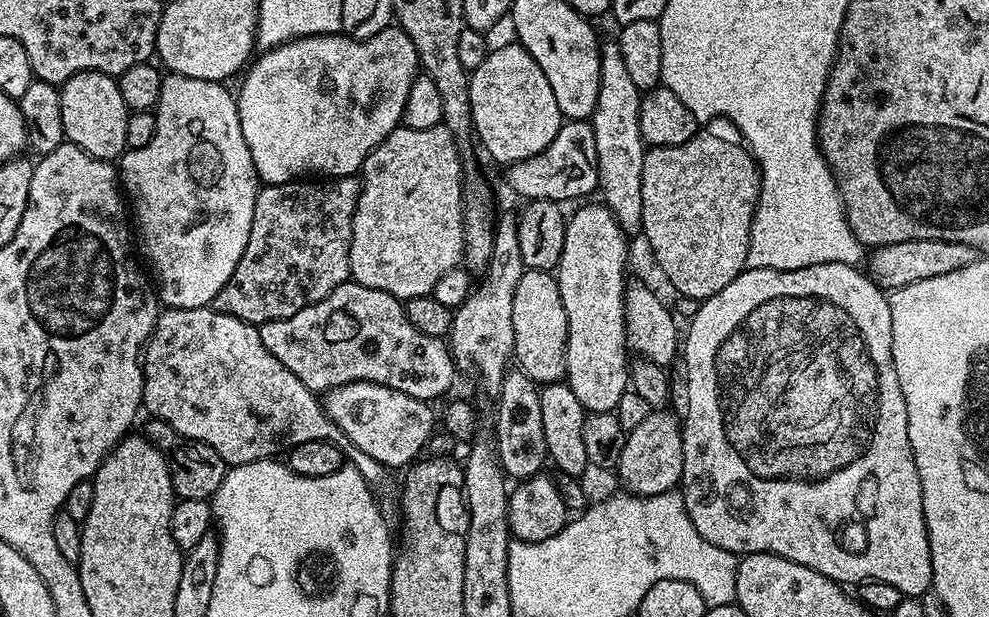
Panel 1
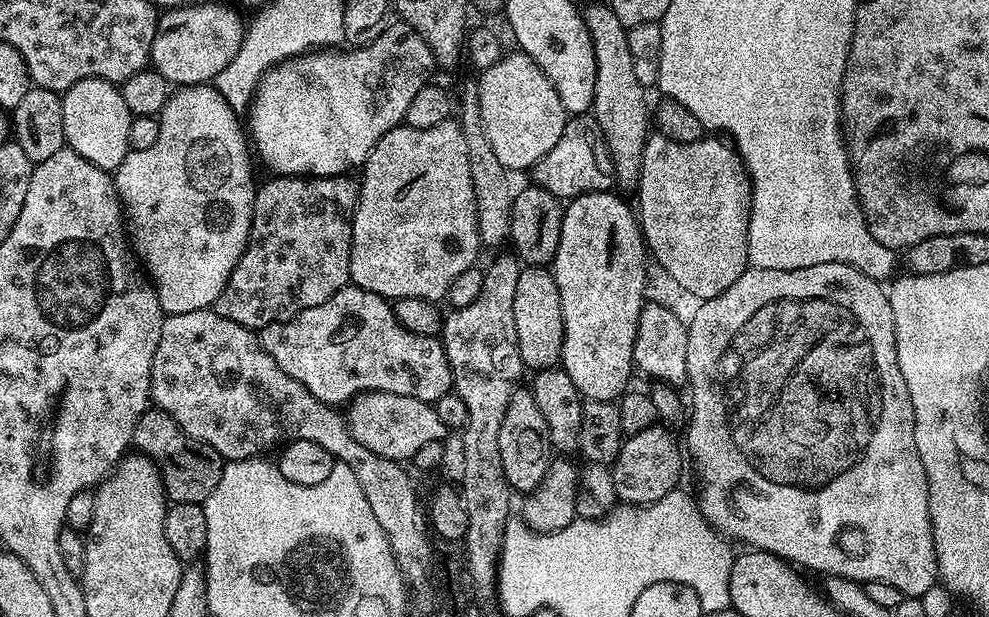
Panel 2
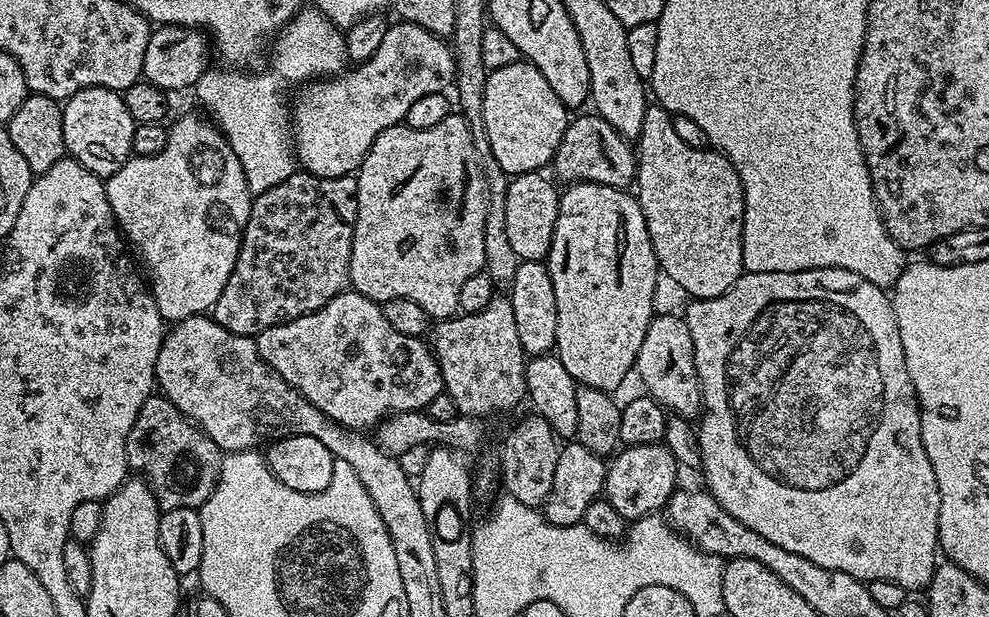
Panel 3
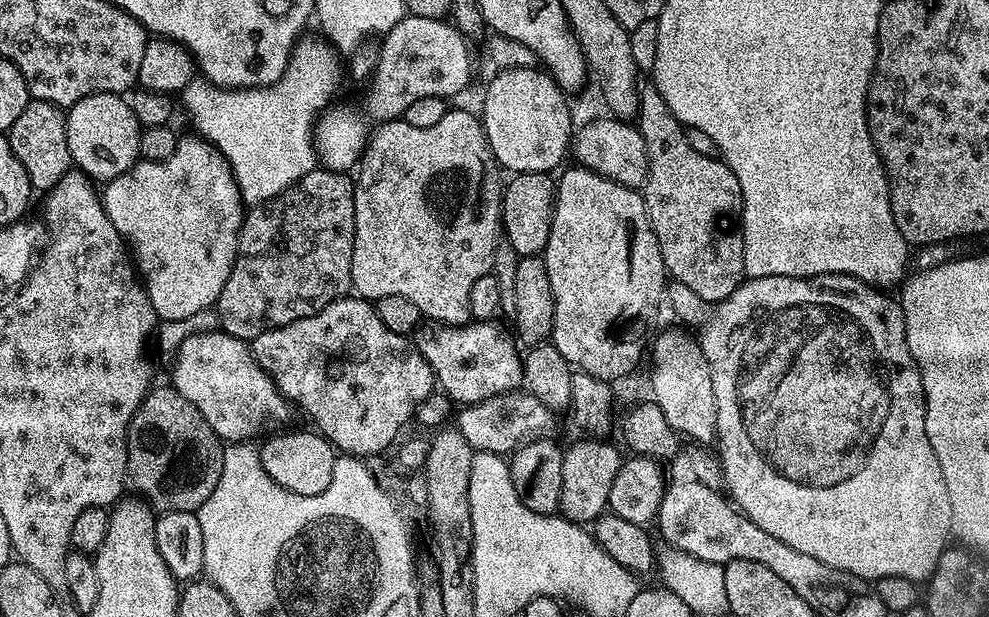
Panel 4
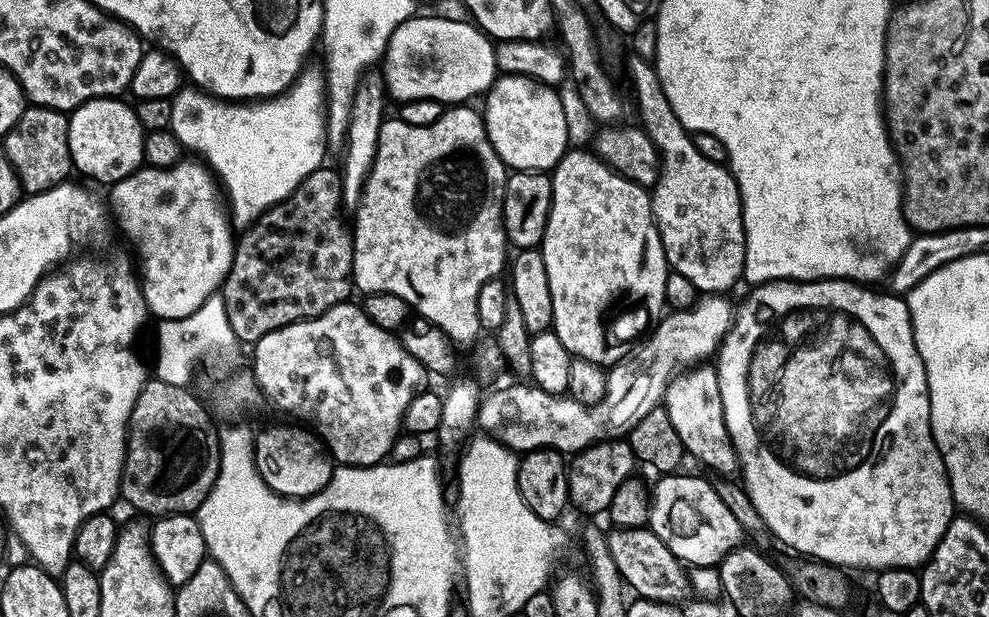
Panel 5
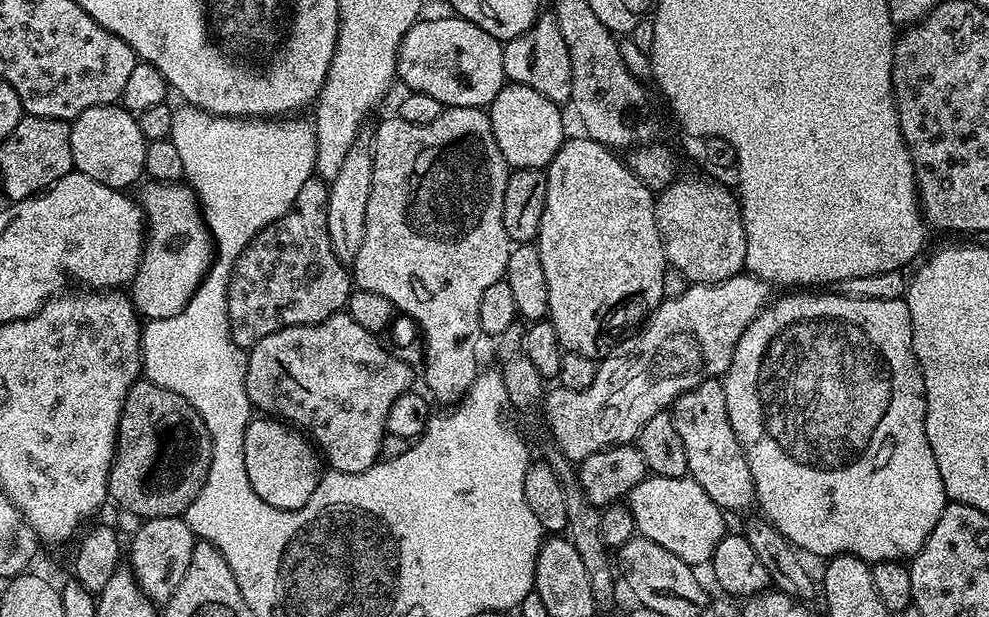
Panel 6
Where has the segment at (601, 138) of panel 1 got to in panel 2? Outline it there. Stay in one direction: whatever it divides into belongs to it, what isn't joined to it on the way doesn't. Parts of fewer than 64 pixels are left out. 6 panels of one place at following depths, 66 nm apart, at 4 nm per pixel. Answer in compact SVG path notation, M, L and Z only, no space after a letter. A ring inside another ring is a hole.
M607 2L592 4L583 9L582 15L590 42L594 48L594 98L591 115L596 117L598 126L606 138L606 146L614 162L614 177L617 185L635 189L640 183L640 163L644 147L650 135L650 104L642 82L634 74L634 60L630 58L628 29L614 14Z

